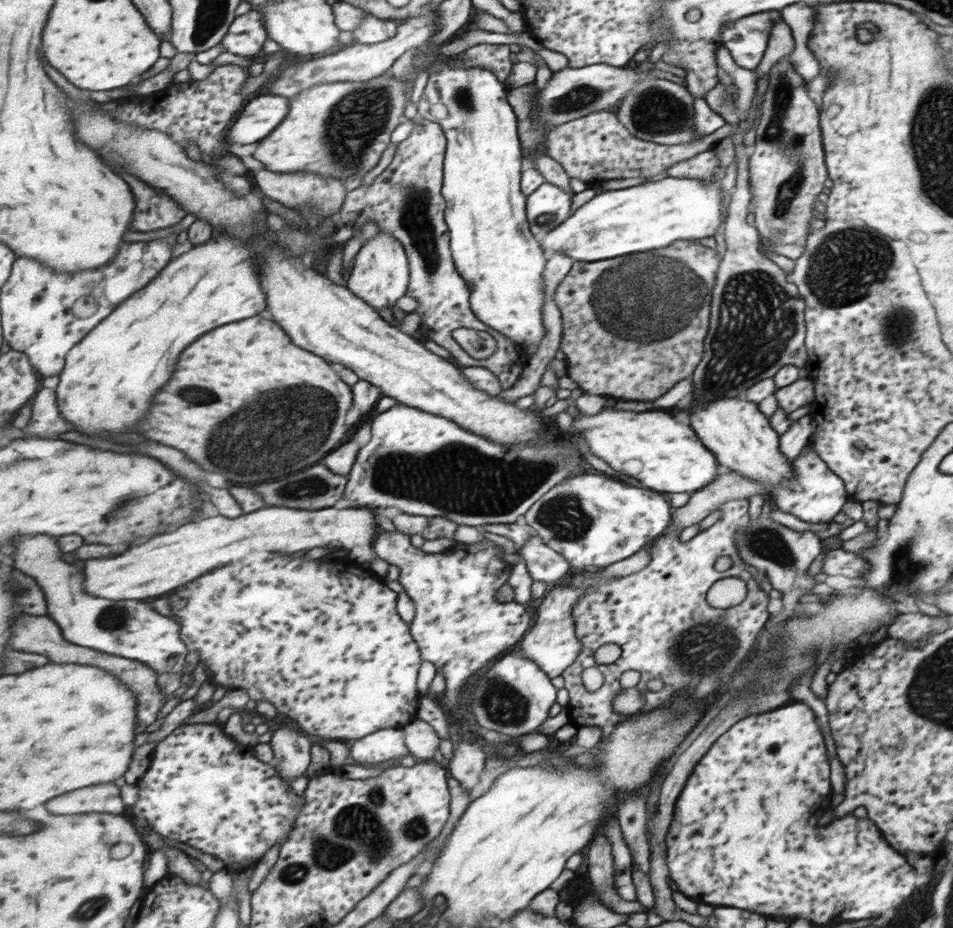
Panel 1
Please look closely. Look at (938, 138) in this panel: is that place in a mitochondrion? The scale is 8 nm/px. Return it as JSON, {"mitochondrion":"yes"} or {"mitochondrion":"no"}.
{"mitochondrion":"yes"}

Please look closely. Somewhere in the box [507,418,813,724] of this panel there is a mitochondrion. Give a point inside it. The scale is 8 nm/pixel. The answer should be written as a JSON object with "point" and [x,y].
{"point":[714,639]}

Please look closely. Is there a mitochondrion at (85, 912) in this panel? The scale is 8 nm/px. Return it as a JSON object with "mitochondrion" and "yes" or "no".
{"mitochondrion":"yes"}

